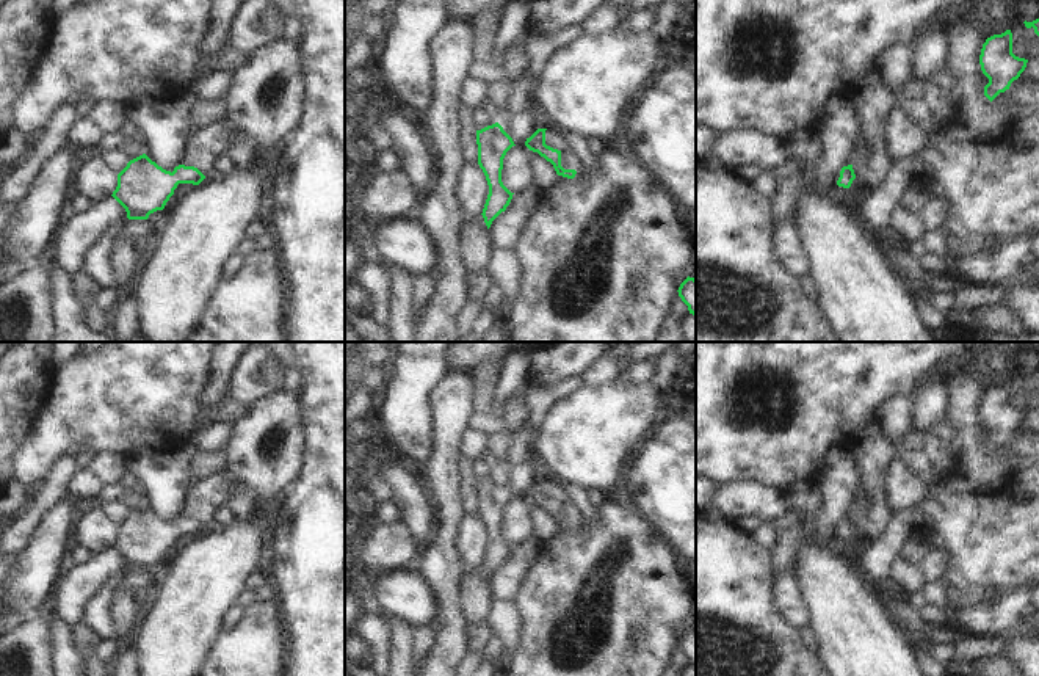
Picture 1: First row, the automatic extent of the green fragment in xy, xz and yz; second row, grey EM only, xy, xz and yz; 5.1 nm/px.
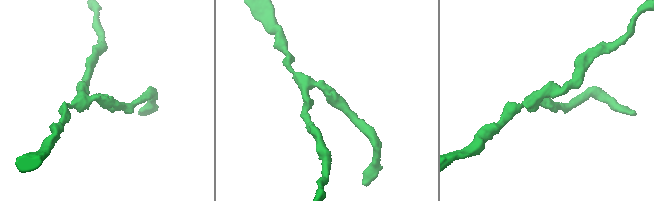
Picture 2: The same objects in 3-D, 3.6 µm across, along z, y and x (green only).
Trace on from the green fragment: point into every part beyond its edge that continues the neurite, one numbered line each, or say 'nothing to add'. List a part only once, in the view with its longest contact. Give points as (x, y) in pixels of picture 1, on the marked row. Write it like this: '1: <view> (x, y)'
nothing to add.

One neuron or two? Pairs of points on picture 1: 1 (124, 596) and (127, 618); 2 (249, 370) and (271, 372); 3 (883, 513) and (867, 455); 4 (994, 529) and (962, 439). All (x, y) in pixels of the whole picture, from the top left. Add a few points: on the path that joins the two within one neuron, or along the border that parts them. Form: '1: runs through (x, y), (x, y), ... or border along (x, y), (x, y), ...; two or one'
1: runs through (124, 601), (124, 614); one
2: runs through (254, 372), (267, 372); one
3: runs through (881, 499), (873, 488), (872, 469); one
4: runs through (983, 507), (969, 493), (969, 461); one

